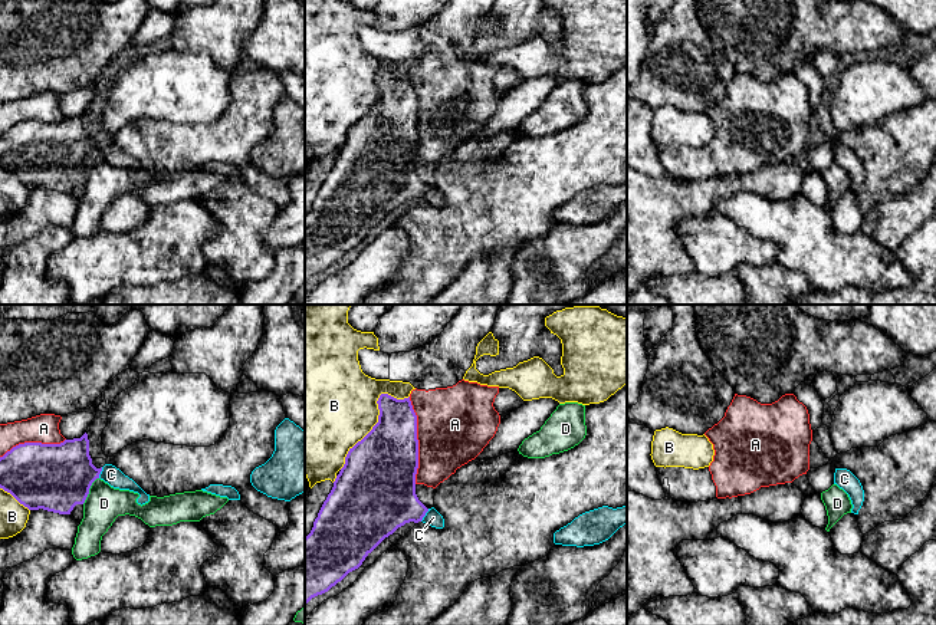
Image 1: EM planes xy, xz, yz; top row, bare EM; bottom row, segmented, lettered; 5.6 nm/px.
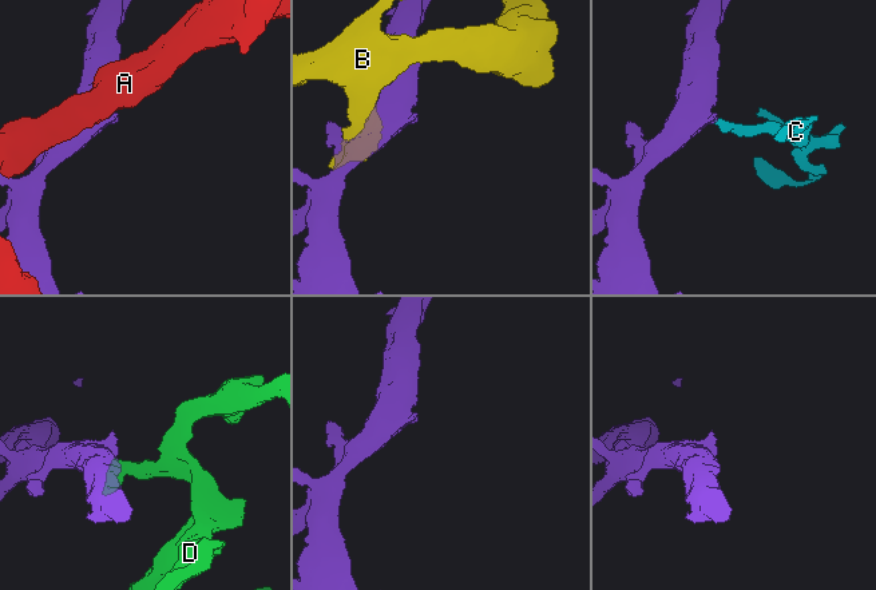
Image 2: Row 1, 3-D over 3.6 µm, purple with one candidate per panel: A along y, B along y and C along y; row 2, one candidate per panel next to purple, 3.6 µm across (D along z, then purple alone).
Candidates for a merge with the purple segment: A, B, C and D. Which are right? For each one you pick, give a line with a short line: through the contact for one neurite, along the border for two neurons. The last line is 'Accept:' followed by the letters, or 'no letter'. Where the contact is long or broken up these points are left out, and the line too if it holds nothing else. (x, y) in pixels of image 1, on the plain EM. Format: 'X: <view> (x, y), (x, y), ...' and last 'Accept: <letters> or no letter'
C: xz (383, 177), (424, 193), (433, 196)
Accept: C

